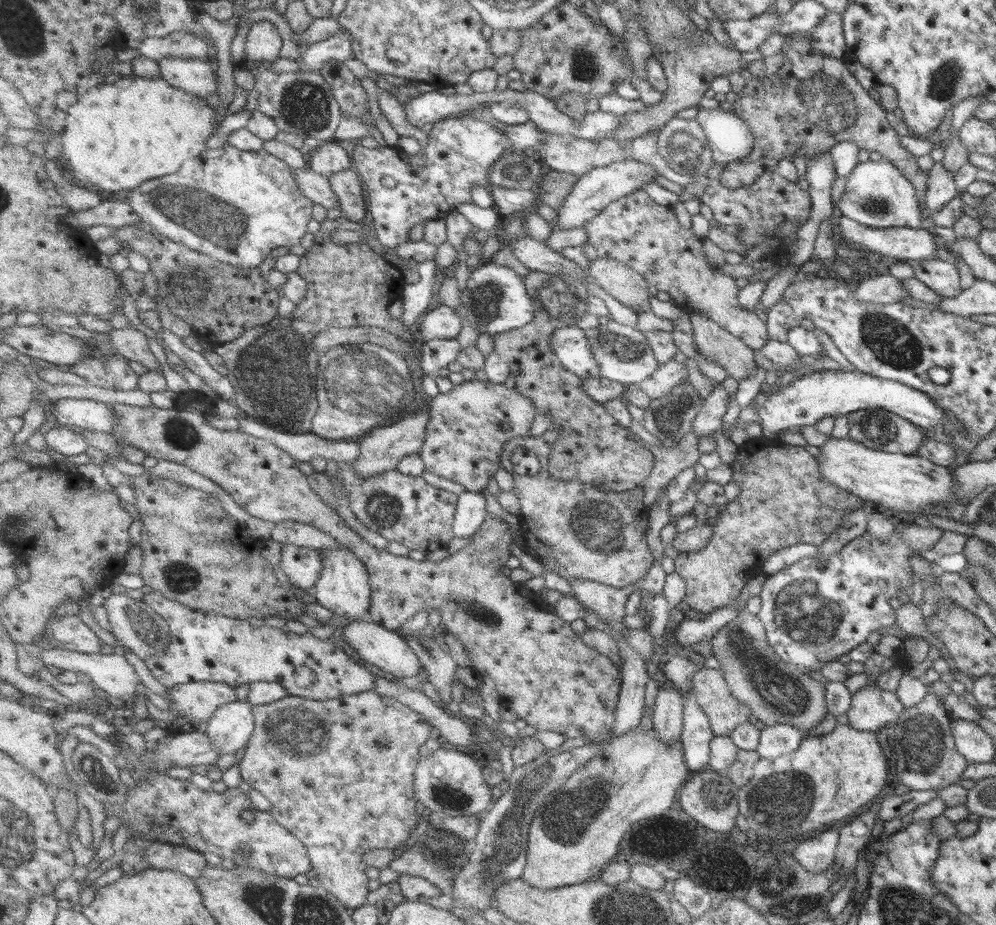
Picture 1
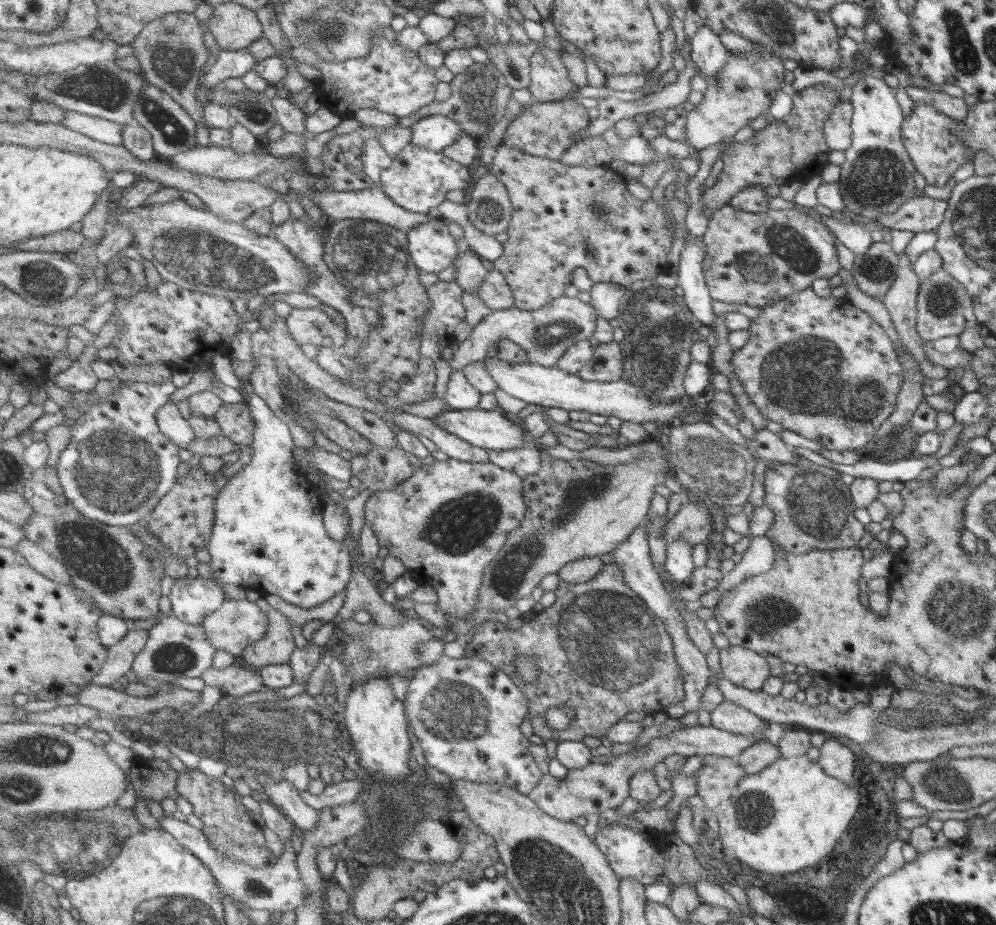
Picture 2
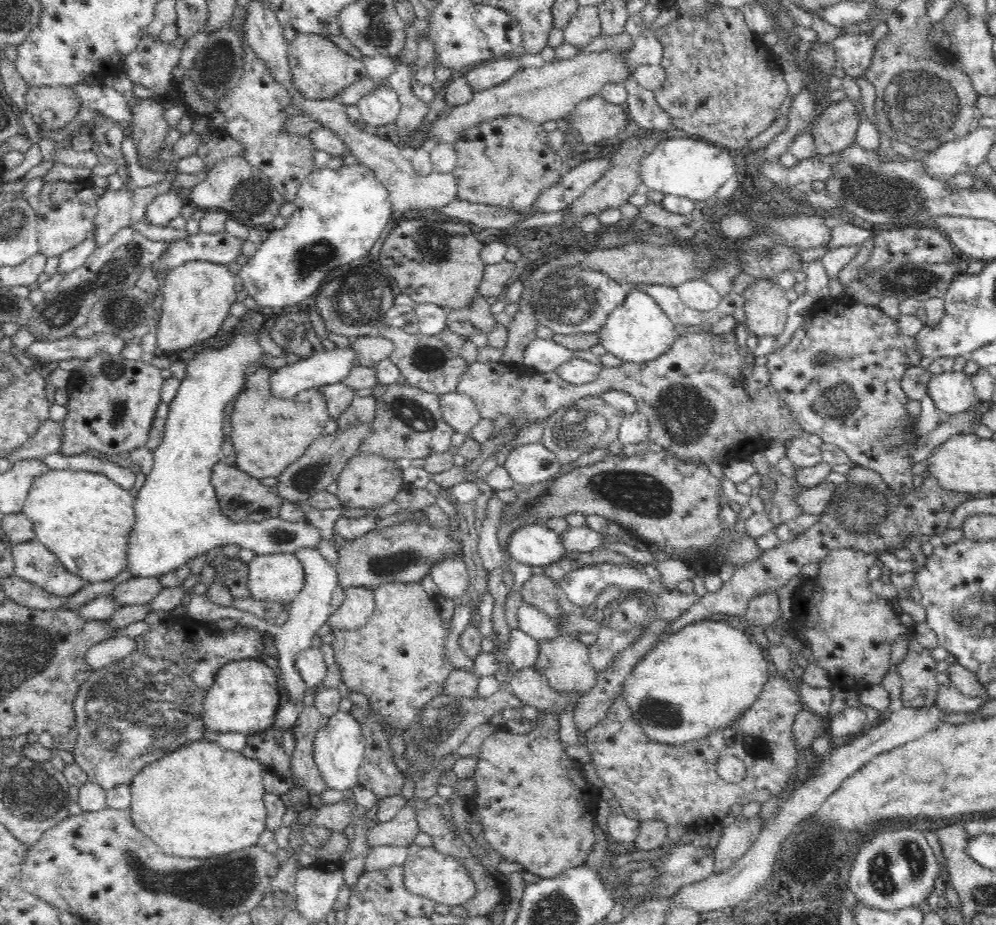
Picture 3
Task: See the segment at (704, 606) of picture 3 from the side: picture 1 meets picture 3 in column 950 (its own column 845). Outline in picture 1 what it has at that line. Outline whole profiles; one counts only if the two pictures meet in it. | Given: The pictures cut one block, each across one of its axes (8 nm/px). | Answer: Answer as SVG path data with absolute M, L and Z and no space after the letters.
M754 438L746 452L742 452L732 465L731 472L731 480L742 490L740 495L732 506L721 509L719 521L712 523L712 536L702 550L680 553L676 558L677 571L684 577L689 589L687 602L695 612L708 614L718 610L718 606L734 605L748 578L748 572L752 576L762 573L762 566L768 556L794 544L812 544L818 548L831 532L840 528L844 517L853 510L861 509L864 504L862 499L828 482L820 472L817 458L804 447L786 444L778 438Z

